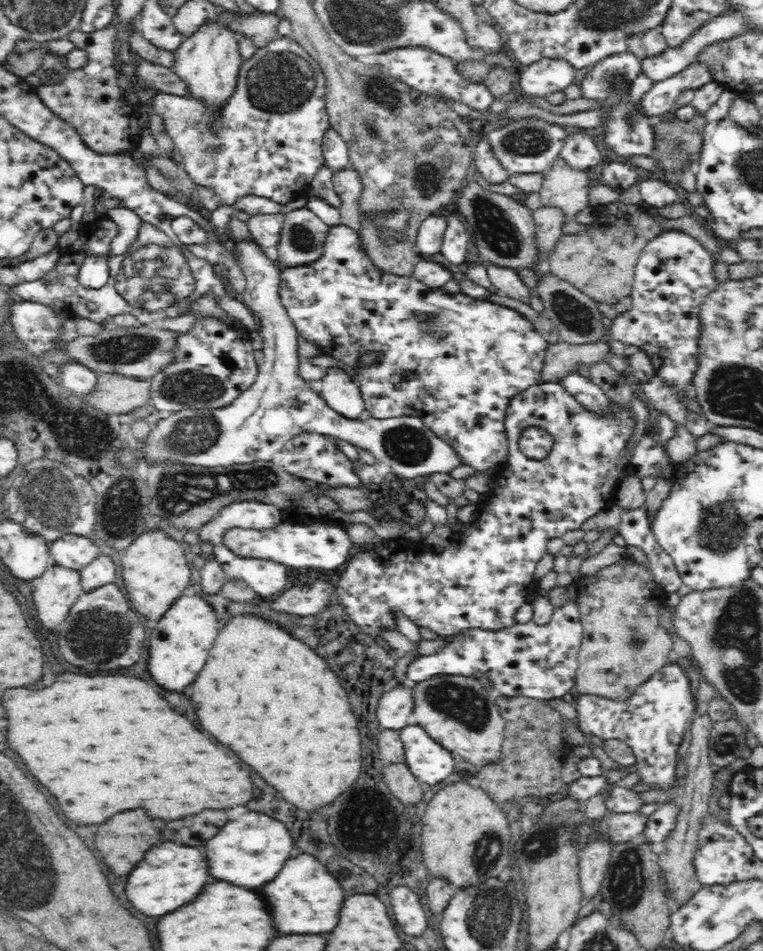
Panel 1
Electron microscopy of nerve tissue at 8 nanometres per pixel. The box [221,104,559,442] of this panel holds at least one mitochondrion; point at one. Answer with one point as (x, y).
(495, 229)

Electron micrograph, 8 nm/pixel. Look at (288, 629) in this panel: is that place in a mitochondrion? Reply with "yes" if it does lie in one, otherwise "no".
no

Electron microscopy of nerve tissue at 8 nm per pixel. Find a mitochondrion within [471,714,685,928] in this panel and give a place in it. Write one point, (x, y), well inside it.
(627, 877)

